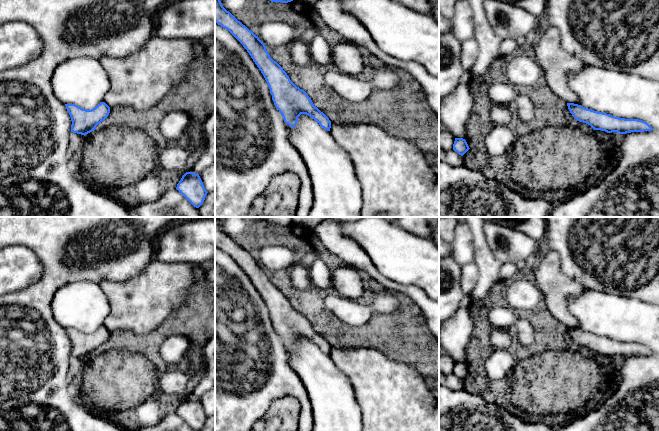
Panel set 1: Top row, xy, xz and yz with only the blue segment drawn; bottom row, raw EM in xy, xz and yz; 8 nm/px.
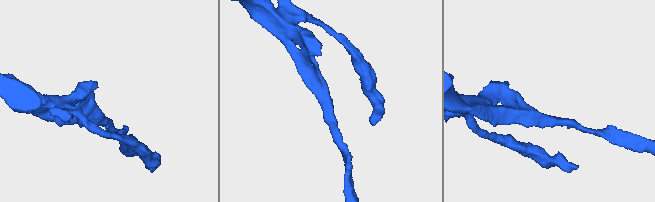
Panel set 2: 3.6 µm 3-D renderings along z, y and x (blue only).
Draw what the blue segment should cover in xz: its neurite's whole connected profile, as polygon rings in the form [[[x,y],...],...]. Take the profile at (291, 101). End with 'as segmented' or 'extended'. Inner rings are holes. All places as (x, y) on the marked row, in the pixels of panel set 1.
[[[215,0],[215,22],[227,29],[247,50],[263,74],[269,86],[274,105],[282,114],[286,124],[295,127],[298,117],[301,114],[306,114],[312,117],[322,128],[329,131],[340,148],[348,153],[362,191],[361,217],[439,217],[439,175],[433,171],[422,151],[413,142],[390,135],[373,124],[338,124],[331,122],[323,112],[314,106],[308,94],[297,87],[283,68],[270,57],[265,44],[259,37],[227,11],[220,0]]]; extended

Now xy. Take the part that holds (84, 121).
[[[152,36],[135,54],[124,58],[102,57],[99,62],[108,73],[110,89],[104,101],[91,110],[83,109],[75,104],[65,104],[71,117],[71,132],[86,135],[96,129],[104,121],[110,109],[116,106],[127,106],[133,110],[146,111],[165,98],[175,87],[187,77],[190,63],[194,59],[195,40],[167,39]]]; extended

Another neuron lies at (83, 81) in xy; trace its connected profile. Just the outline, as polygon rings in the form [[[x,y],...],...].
[[[81,56],[70,58],[57,66],[52,76],[52,91],[63,104],[75,104],[83,109],[91,110],[101,102],[110,89],[108,73],[99,60]]]

